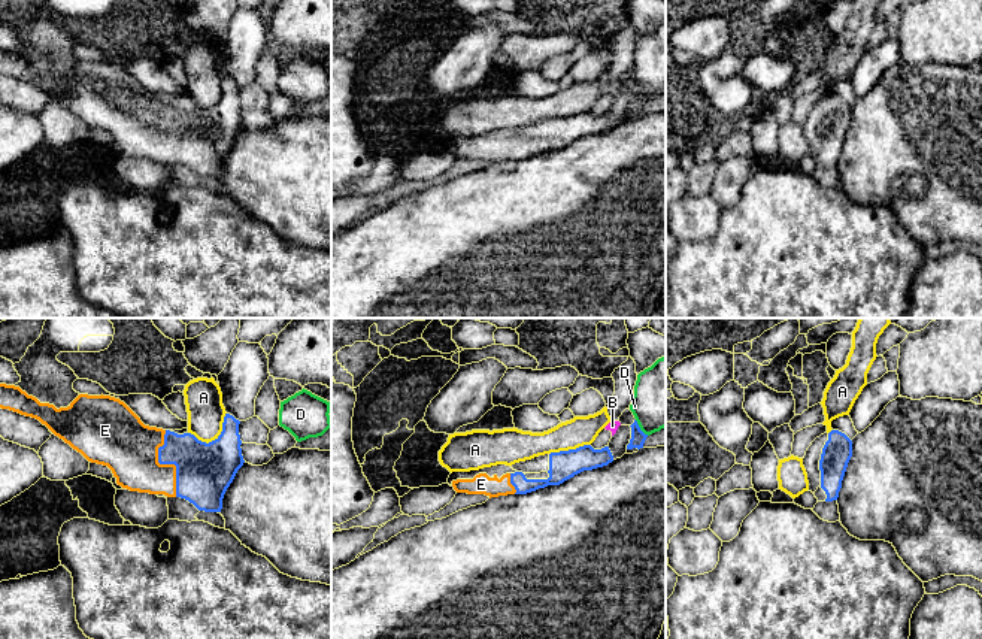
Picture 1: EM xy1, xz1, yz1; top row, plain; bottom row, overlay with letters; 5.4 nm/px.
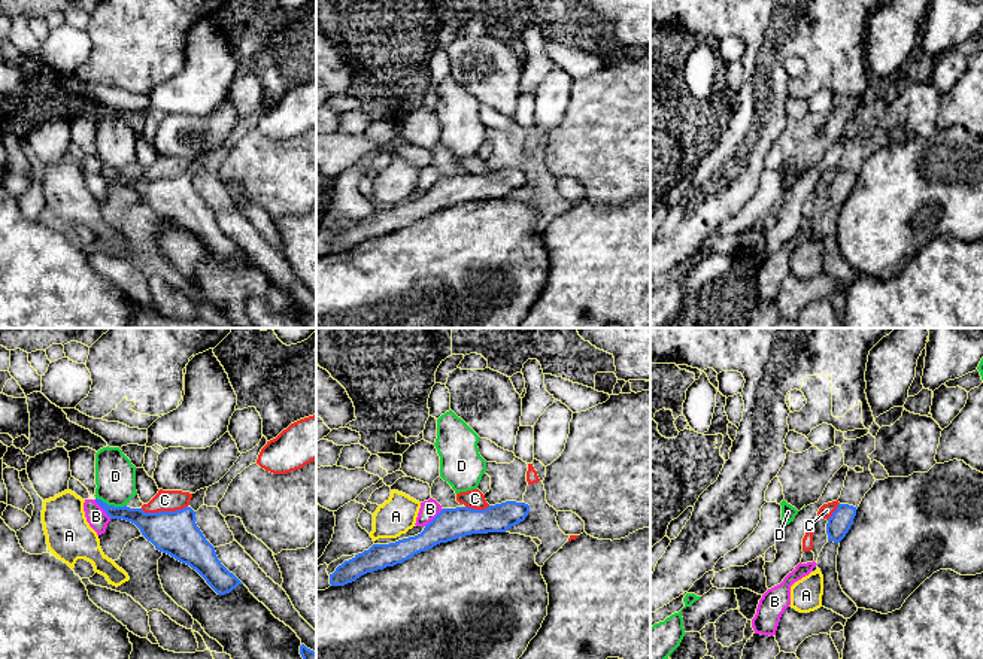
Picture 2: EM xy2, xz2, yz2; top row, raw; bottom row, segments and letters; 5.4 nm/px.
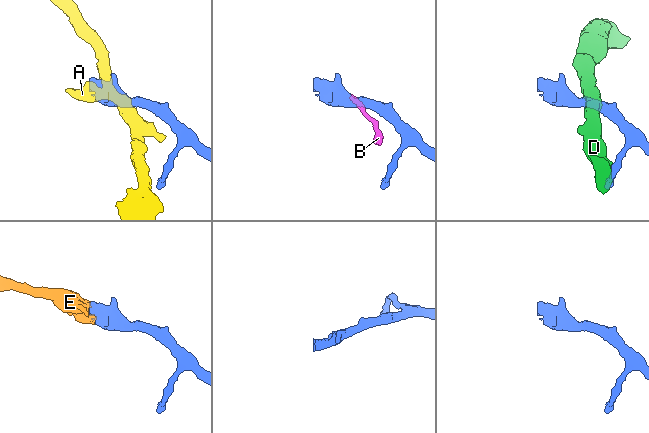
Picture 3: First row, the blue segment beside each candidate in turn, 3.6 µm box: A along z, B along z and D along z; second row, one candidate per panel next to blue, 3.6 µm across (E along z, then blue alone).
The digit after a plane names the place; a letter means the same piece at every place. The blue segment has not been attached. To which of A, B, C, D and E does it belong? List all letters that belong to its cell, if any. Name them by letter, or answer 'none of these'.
E

